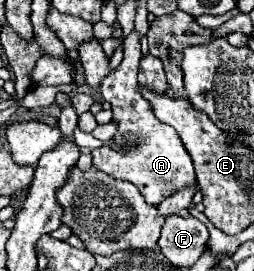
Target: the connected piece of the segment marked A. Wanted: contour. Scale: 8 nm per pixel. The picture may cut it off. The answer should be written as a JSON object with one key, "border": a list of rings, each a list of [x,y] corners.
{"border":[[[132,31],[124,39],[122,47],[124,47],[122,63],[120,63],[120,67],[116,71],[112,71],[102,81],[100,91],[102,91],[104,101],[108,101],[112,105],[114,121],[118,125],[118,133],[114,135],[114,141],[124,145],[120,141],[120,133],[136,133],[140,137],[140,145],[138,145],[138,149],[128,149],[126,153],[112,151],[110,147],[94,149],[92,151],[94,161],[92,163],[100,171],[104,171],[104,173],[108,173],[108,175],[112,175],[116,179],[126,179],[126,181],[134,183],[148,203],[158,205],[160,201],[170,197],[176,189],[182,189],[184,185],[196,183],[194,165],[192,165],[192,159],[190,159],[188,151],[184,149],[178,133],[170,125],[158,121],[156,115],[150,109],[150,105],[146,101],[142,101],[140,93],[136,93],[136,85],[138,85],[136,73],[138,73],[138,63],[140,63],[140,57],[142,57],[140,35],[136,31]]]}

